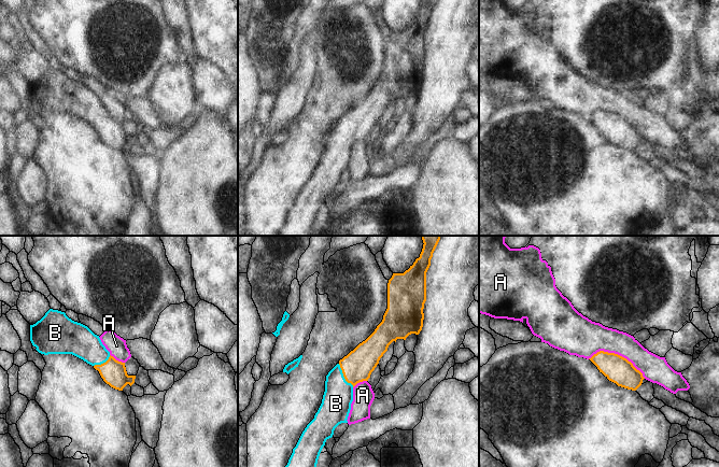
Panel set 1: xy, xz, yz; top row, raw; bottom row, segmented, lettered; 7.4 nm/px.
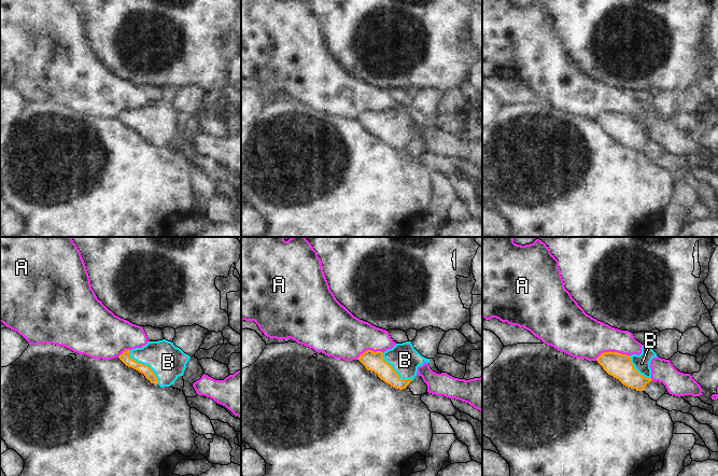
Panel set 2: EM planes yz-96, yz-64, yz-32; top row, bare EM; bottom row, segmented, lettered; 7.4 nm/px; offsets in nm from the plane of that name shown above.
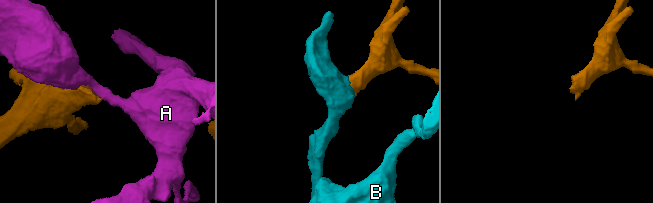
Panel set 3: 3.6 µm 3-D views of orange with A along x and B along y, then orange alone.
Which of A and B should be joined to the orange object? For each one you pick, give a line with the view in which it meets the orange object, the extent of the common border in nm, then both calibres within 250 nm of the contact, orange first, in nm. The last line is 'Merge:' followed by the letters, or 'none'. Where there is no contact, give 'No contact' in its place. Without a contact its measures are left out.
B: Touches orange in xz. Shared border 200 nm. Thickness 220 nm (orange) against 220 nm
Merge: B.

